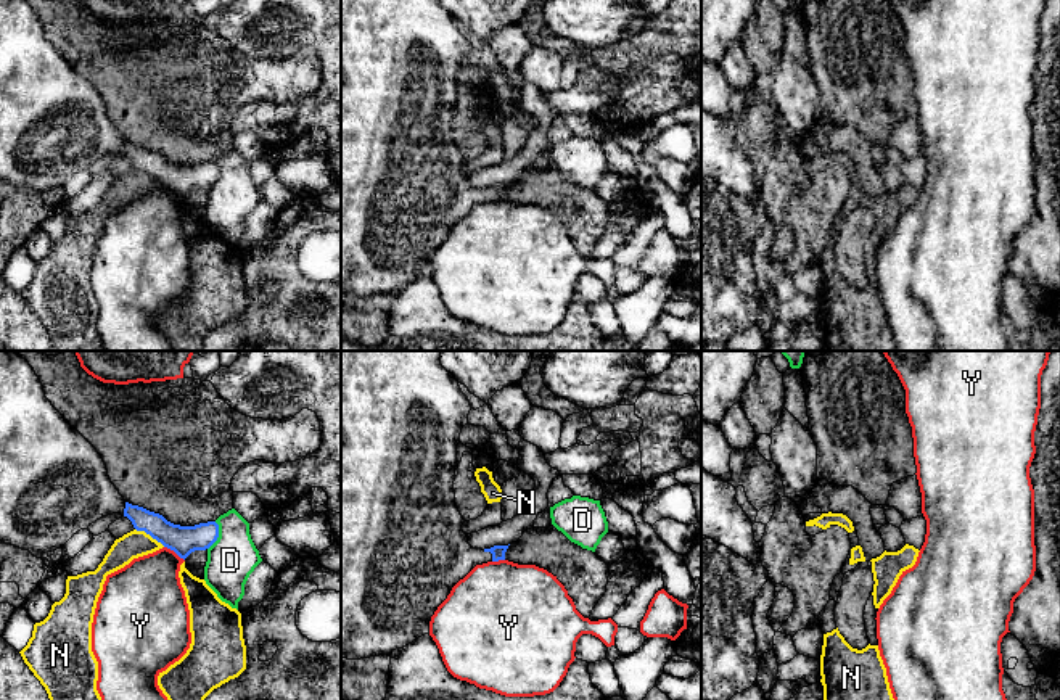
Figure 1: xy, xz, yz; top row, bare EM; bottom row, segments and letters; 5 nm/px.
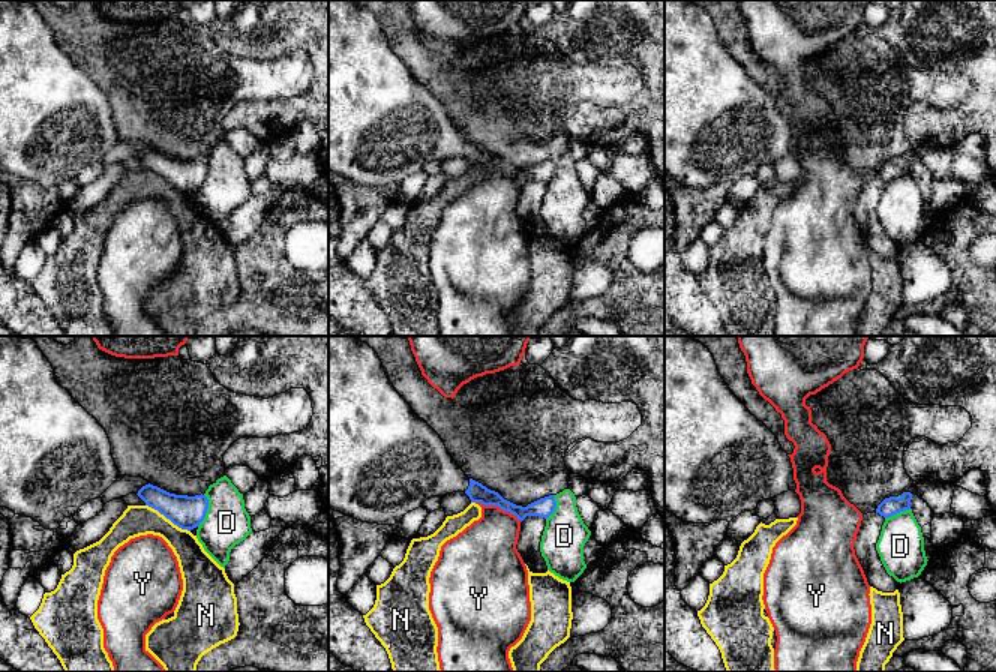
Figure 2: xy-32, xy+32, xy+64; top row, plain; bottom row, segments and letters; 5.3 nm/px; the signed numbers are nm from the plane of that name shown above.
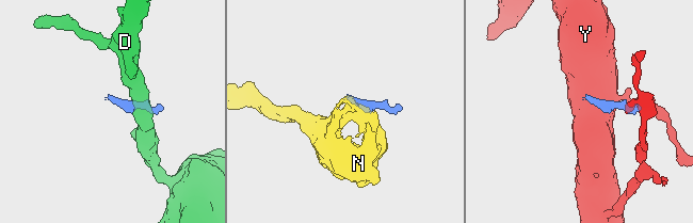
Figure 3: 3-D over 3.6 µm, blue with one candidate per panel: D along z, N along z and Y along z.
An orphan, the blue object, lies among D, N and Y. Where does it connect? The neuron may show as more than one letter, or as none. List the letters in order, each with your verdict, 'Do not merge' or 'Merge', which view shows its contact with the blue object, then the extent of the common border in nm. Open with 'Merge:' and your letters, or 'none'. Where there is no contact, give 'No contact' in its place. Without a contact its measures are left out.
Merge: none
D: Do not merge. Touches blue in xy. Shared border 150 nm
N: Do not merge. Touches blue in xy. Shared border 180 nm
Y: Do not merge. Touches blue in xy. Shared border 130 nm

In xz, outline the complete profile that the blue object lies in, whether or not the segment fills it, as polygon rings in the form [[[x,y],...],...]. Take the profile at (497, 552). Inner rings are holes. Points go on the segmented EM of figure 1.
[[[341,351],[341,660],[389,655],[429,632],[429,620],[452,587],[476,565],[505,560],[508,546],[473,549],[462,531],[465,520],[455,504],[457,446],[471,410],[458,381],[441,365],[441,351]]]

